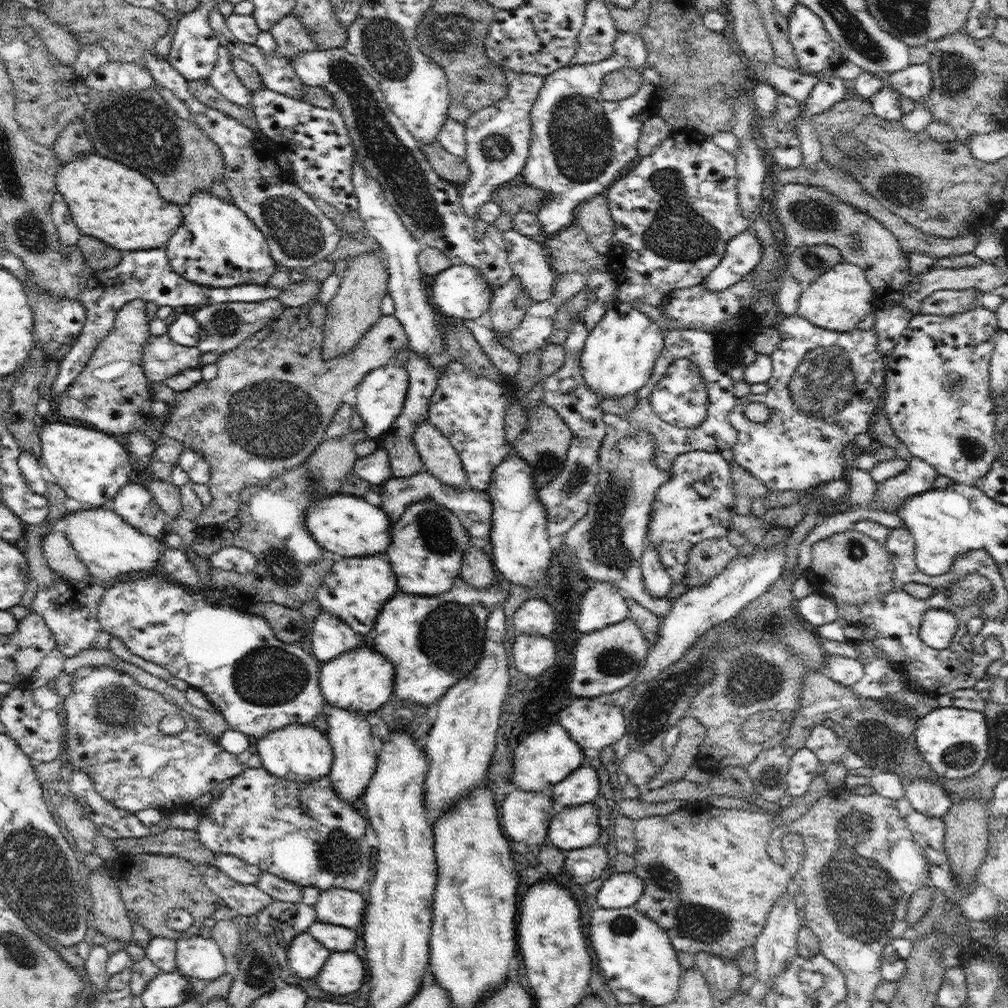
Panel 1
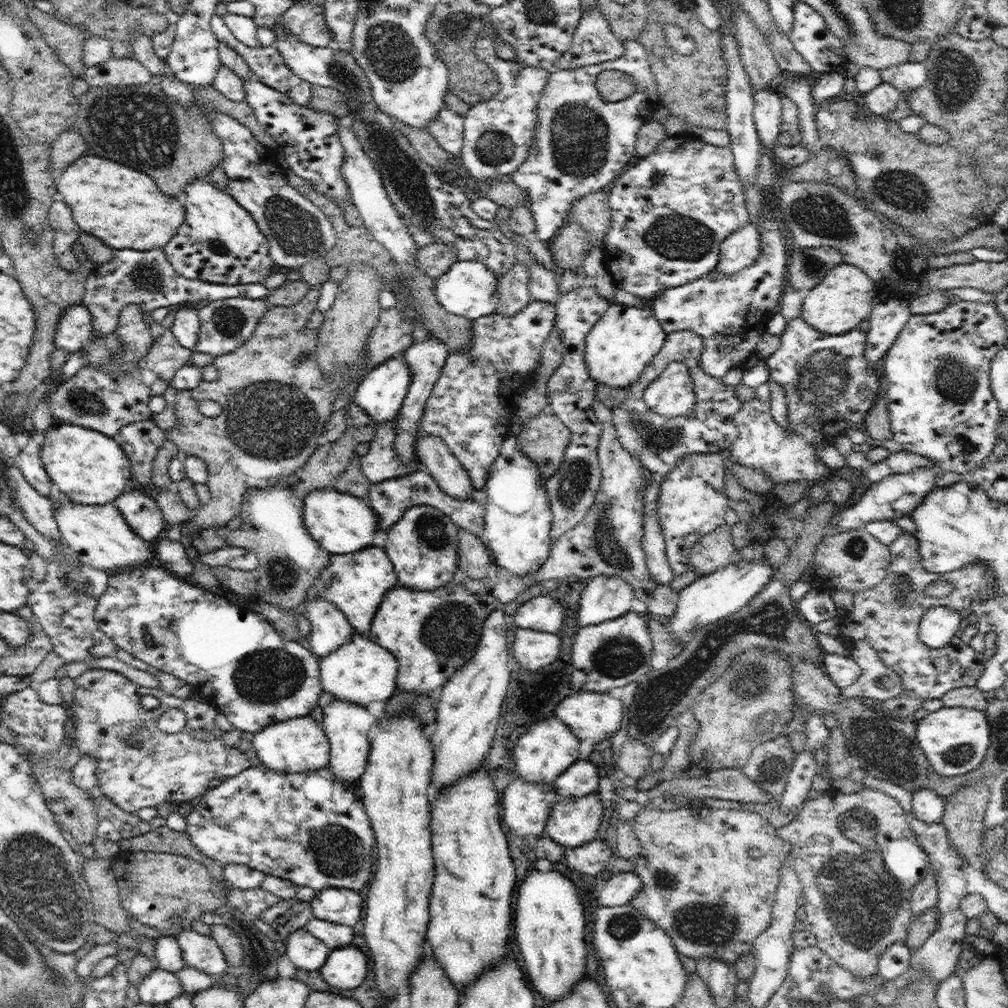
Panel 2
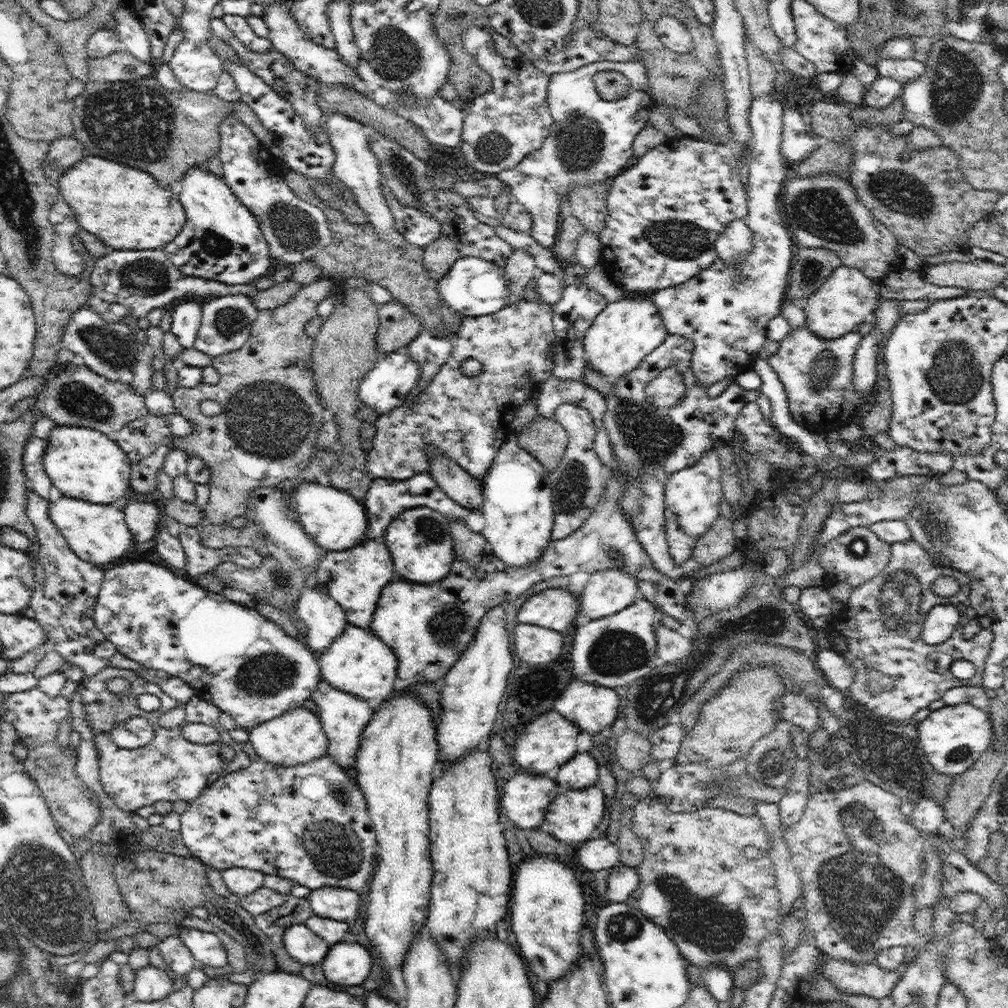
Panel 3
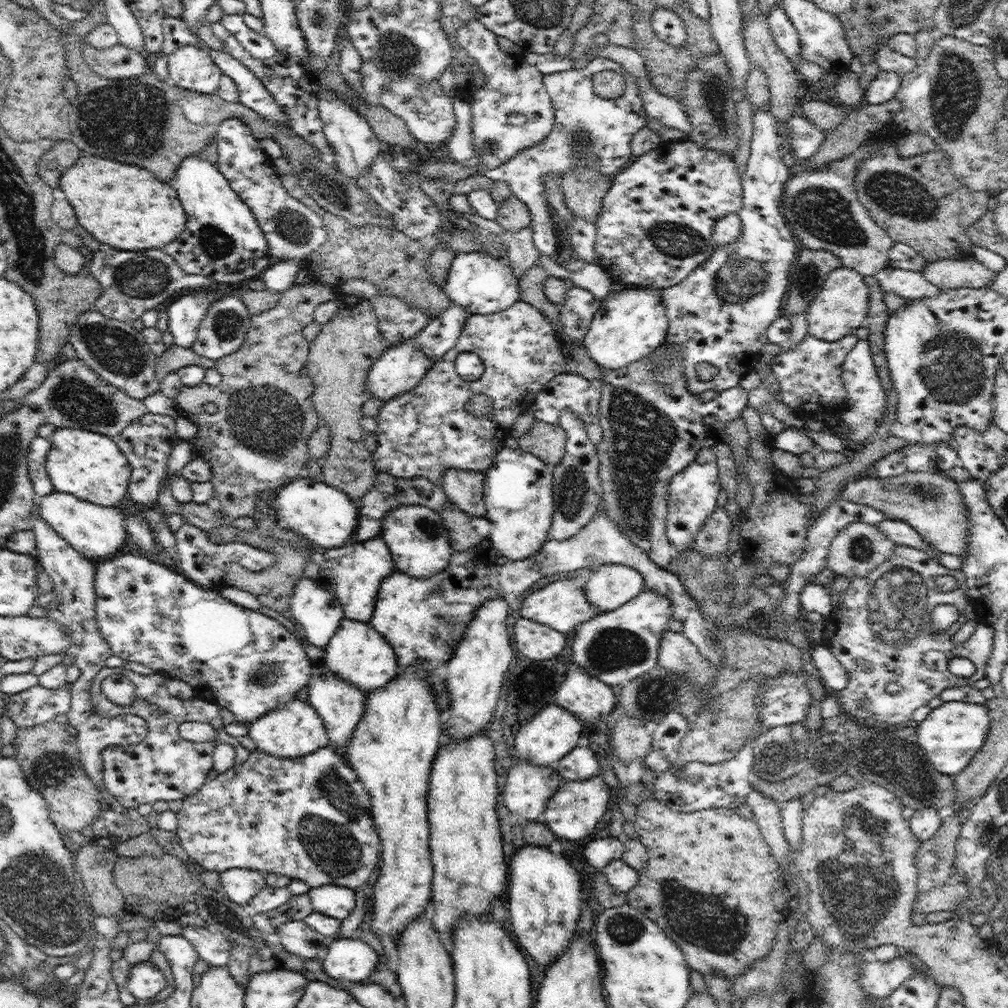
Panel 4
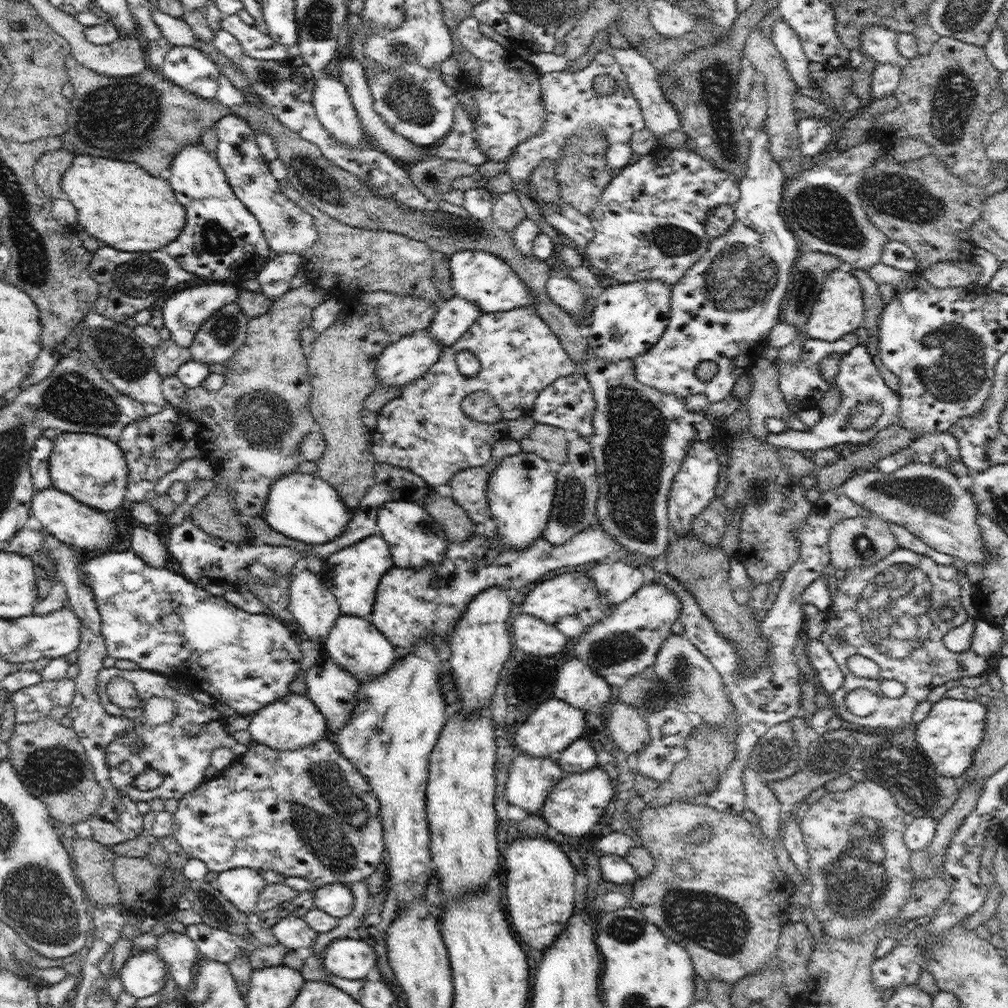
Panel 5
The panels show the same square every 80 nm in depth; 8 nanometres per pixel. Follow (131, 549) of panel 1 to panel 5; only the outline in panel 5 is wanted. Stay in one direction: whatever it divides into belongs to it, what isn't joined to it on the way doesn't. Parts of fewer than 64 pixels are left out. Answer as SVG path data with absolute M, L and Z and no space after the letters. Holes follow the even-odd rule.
M56 488L36 490L32 500L30 516L34 516L41 522L41 531L51 534L67 545L82 548L86 552L97 551L106 546L110 547L118 536L116 522L108 516L107 512L82 504L72 498L70 494L62 493Z

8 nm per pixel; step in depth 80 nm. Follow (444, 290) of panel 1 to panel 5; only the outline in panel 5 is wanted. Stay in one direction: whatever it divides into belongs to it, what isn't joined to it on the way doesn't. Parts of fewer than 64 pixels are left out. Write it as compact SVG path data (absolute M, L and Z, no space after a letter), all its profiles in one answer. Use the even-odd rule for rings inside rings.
M464 250L450 256L450 273L454 293L469 303L477 304L482 312L506 312L520 307L534 307L532 291L511 266L498 256L482 250Z

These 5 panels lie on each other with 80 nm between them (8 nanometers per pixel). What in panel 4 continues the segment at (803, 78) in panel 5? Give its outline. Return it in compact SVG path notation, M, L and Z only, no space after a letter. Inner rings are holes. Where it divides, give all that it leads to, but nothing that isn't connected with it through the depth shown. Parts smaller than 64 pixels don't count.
M778 4L770 12L770 16L767 19L769 20L769 25L771 26L771 31L778 48L796 66L797 62L802 60L799 34L790 18L786 16L784 8Z

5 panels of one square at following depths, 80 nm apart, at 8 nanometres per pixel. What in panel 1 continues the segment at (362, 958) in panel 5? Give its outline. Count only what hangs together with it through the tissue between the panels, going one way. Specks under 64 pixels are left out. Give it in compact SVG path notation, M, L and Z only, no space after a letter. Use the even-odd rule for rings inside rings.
M354 950L334 951L314 979L320 990L324 990L328 996L346 996L365 983L367 976L364 970L366 966Z

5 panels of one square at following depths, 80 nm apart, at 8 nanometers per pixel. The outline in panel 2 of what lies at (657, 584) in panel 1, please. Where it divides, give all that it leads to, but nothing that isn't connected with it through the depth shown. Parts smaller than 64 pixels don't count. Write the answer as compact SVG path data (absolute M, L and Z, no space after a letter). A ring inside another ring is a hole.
M683 330L667 333L664 346L646 365L640 378L634 384L626 386L627 397L612 408L613 425L618 440L626 450L639 458L643 469L647 470L647 485L640 495L643 501L645 530L642 548L650 576L662 585L670 584L675 576L666 558L664 537L657 517L657 501L660 496L661 482L677 465L677 462L681 461L681 458L696 453L719 453L729 449L730 445L739 437L739 430L734 424L733 416L738 412L742 400L736 396L735 386L724 384L722 379L709 375L702 367L698 366L702 348L703 338L695 332ZM671 362L680 362L689 368L697 400L693 416L683 415L676 418L666 418L652 412L644 402L644 389L648 388Z

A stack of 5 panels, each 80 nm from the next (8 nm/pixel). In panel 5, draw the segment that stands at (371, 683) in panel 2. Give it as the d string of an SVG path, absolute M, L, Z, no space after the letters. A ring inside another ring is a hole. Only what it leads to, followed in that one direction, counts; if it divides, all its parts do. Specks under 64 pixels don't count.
M341 614L337 618L335 625L321 645L321 650L338 666L353 674L354 678L361 682L384 676L398 659L394 646L388 642L382 631L378 630L370 620L353 614Z

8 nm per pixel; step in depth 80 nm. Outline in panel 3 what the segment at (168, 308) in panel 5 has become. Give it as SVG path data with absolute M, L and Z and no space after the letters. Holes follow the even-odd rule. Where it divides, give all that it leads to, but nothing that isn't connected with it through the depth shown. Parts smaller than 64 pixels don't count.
M194 299L180 301L172 313L171 331L176 335L177 342L183 349L194 347L201 325L202 303Z

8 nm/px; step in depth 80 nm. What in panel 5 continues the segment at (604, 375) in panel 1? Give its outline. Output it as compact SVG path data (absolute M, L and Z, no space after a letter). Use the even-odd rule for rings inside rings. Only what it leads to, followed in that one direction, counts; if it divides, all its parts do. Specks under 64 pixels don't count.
M636 281L630 283L607 282L602 292L596 294L597 303L591 316L591 329L587 336L590 351L608 361L636 359L656 345L664 334L670 316L670 290L662 281Z

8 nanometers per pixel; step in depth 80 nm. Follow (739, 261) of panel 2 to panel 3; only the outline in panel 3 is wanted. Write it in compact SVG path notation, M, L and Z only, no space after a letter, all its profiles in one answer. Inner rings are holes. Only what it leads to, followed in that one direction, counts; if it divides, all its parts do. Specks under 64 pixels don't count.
M744 219L734 220L726 227L724 233L716 239L714 246L718 257L726 265L738 263L738 259L748 255L754 247L752 232L746 226Z

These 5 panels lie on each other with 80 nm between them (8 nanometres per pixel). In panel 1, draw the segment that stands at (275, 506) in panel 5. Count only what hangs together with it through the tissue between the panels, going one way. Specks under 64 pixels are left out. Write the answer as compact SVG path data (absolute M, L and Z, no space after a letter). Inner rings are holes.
M343 493L312 501L306 517L306 526L316 542L346 558L384 553L393 539L392 525L391 518L378 506L378 502Z

